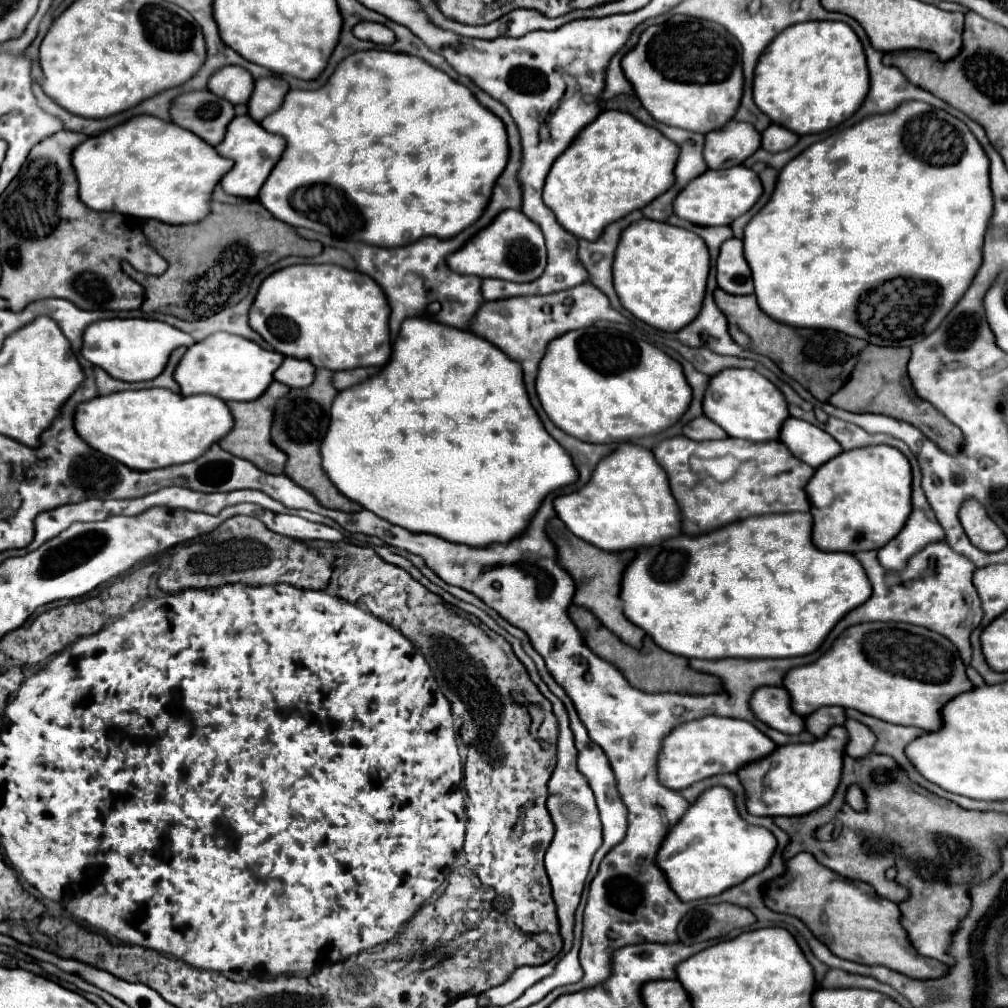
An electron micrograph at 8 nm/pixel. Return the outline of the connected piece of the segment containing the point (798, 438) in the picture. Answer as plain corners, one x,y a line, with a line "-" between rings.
788,417
782,423
780,441
786,443
794,457
806,461
814,469
842,453
842,447
834,441
834,437
796,417

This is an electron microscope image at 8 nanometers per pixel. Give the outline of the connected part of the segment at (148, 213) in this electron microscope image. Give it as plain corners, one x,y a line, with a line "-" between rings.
136,115
128,121
124,121
122,125
116,125
114,129
106,129
106,133
102,135
94,135
94,137
88,137
82,145
78,145
72,153
72,165
74,165
74,171
76,171
76,177
78,177
78,183
80,183
80,199
94,211
114,211
114,213
122,213
122,215
130,215
130,217
140,217
140,219
156,219
156,221
162,221
162,223
170,223
170,225
182,225
182,223
196,223
200,219
204,219
208,213
210,213
210,193
214,189
216,183
220,183
222,179
222,173
226,173
230,167
232,167
232,161
230,159
224,159
220,157
214,147
206,145
202,139
198,139
194,133
186,131
186,129
180,129
178,125
174,125
172,121
162,121
158,117
152,117
152,115

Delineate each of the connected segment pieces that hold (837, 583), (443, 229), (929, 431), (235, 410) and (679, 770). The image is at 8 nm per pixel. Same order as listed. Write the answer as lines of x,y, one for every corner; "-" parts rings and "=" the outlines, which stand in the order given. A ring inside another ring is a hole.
780,513
770,517
748,517
746,521
738,521
738,525
724,525
722,529
716,529
714,533
704,535
678,535
668,541
662,541
662,545
654,545
650,549
638,549
632,563
626,567
626,573
622,573
622,587
620,587
620,599
624,615
644,629
656,645
662,649
682,655
682,657
696,657
696,659
724,659
724,657
744,657
744,659
764,659
764,657
798,657
808,655
816,651
830,629
836,625
836,621
842,619
842,615
850,613
858,603
864,603
872,595
870,581
860,565
860,561
850,553
826,553
820,551
812,539
812,515
810,513
=
378,49
352,53
350,57
342,59
336,65
326,87
320,87
316,91
302,91
302,89
288,91
284,97
282,109
276,109
274,113
270,113
270,117
264,117
260,125
266,131
282,135
286,139
286,149
280,161
274,165
270,177
264,181
258,193
260,203
278,221
284,221
292,227
306,227
324,235
362,241
376,247
402,247
426,235
436,235
440,239
450,239
458,235
462,229
470,227
482,215
482,211
490,201
494,181
498,173
502,173
508,161
508,141
506,141
506,129
502,121
494,117
494,113
490,113
486,107
482,107
476,101
476,97
470,93
470,89
456,83
440,69
434,69
428,61
422,61
420,57
410,57
406,53
392,53
392,51
378,51
=
866,345
866,349
862,349
862,355
858,355
858,365
854,367
854,373
850,373
850,381
846,381
846,385
838,389
838,393
834,393
828,399
828,403
850,413
880,413
906,421
916,429
920,429
928,439
938,443
938,447
944,449
946,453
956,453
964,443
962,431
956,425
952,425
928,401
916,395
916,391
910,387
910,379
906,373
908,361
910,361
908,347
=
272,381
270,387
266,389
266,393
262,393
262,397
258,397
258,399
254,399
250,403
226,403
230,407
230,411
232,411
234,427
232,427
230,435
224,437
218,445
222,449
226,449
228,453
254,463
258,469
262,469
266,473
272,473
272,475
284,473
286,455
272,443
272,439
270,439
270,423
272,423
276,401
282,395
286,395
286,393
288,393
288,387
286,385
282,385
278,381
=
702,717
676,725
664,739
658,755
658,781
668,789
684,789
692,783
720,773
736,773
742,765
766,757
776,745
752,723
728,717

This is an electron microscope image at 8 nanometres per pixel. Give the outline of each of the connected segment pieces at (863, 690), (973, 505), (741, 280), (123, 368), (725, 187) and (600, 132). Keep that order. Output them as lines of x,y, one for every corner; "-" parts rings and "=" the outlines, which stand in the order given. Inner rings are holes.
872,621
852,625
842,631
832,647
818,657
818,661
794,667
784,677
784,689
794,701
794,711
802,717
814,713
824,705
838,705
844,709
856,709
870,717
880,717
896,725
914,725
924,731
936,731
942,727
940,709
952,697
970,691
972,683
966,677
966,667
958,655
958,649
940,633
910,623
884,623
=
966,499
960,507
960,523
968,539
982,551
994,553
1006,547
1006,535
1002,529
988,517
986,507
976,499
=
728,239
720,247
720,255
716,261
716,281
718,287
732,295
750,295
754,293
752,285
752,273
744,259
740,239
=
106,319
106,321
94,321
94,325
86,327
86,333
82,335
82,357
88,359
92,365
102,367
108,375
122,381
148,381
162,373
166,367
168,355
172,349
186,345
190,347
194,339
164,323
154,319
=
730,167
722,171
706,171
702,177
696,177
678,193
672,207
674,213
694,225
730,225
734,219
744,215
762,195
762,183
758,175
748,167
=
602,111
586,129
582,129
570,147
554,161
544,185
544,203
554,211
558,223
576,235
578,239
596,241
604,227
628,215
634,209
642,209
658,195
674,185
674,165
678,157
678,145
668,141
658,129
640,123
630,113

